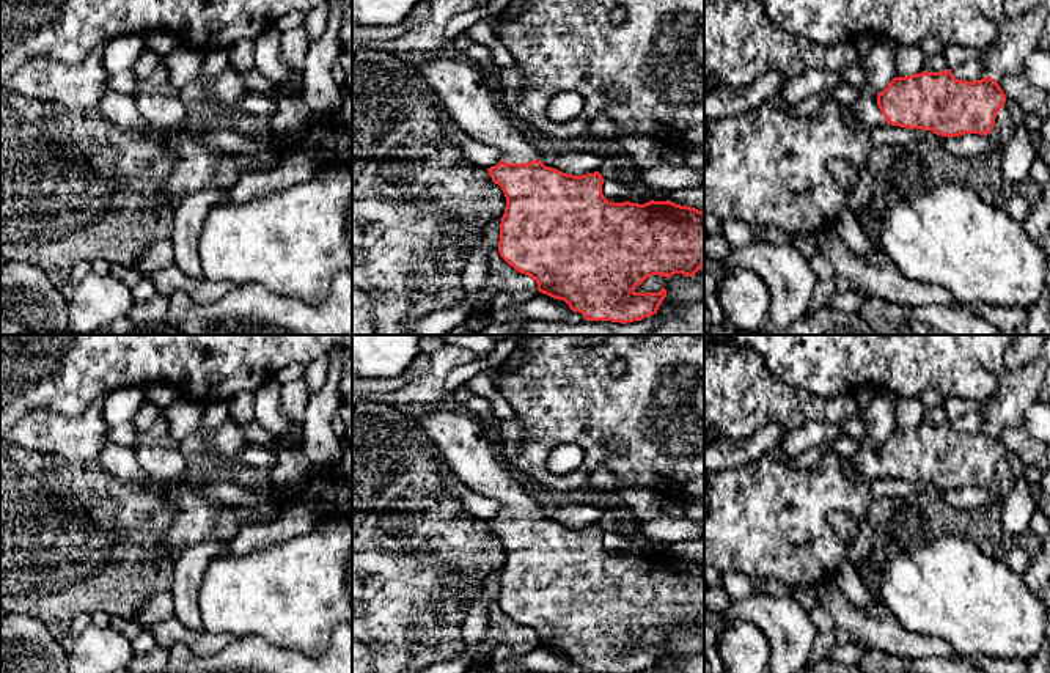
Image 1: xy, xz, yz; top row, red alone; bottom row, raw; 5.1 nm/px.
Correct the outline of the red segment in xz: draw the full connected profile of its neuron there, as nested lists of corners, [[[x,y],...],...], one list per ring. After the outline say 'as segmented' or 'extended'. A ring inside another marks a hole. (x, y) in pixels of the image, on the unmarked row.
[[[448,404],[440,406],[439,409],[420,415],[420,423],[426,432],[426,436],[443,451],[445,461],[450,465],[451,472],[473,492],[492,498],[498,503],[501,513],[487,520],[492,533],[501,539],[506,549],[506,560],[500,576],[500,593],[498,593],[498,605],[500,609],[512,618],[517,624],[531,629],[538,635],[538,643],[547,646],[553,651],[564,653],[572,664],[578,664],[585,668],[586,673],[641,673],[648,668],[657,665],[663,651],[666,649],[666,642],[662,640],[659,645],[635,645],[633,642],[640,638],[648,629],[663,627],[670,631],[674,626],[682,626],[685,629],[693,629],[701,620],[704,620],[704,563],[698,563],[690,558],[681,558],[670,552],[666,553],[648,553],[644,557],[638,555],[611,555],[602,546],[604,530],[599,524],[586,525],[582,528],[574,528],[563,525],[556,520],[545,519],[541,514],[541,506],[530,497],[528,491],[519,484],[511,476],[511,469],[501,461],[489,431],[475,420],[470,414],[462,409],[450,407]]]; extended

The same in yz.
[[[945,421],[894,429],[879,447],[865,439],[852,461],[866,481],[891,476],[959,489],[990,486],[1004,454],[1006,447],[990,428],[967,434]]]; extended

